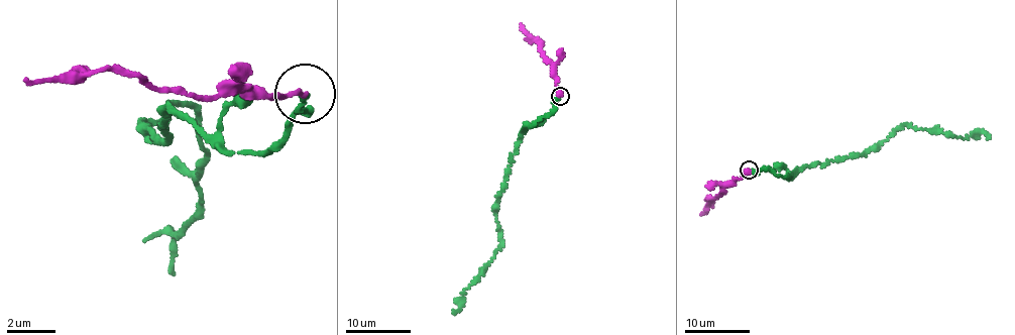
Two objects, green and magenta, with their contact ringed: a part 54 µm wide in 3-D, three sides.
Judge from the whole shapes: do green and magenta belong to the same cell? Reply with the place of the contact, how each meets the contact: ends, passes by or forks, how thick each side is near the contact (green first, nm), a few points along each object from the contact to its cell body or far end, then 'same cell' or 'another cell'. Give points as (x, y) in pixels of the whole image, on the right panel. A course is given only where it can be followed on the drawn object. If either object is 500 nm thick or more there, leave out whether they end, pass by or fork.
(749, 170) | green ends | magenta ends | 170/190 nm | green via (750, 171), (765, 168), (792, 178), (809, 165), (859, 155), (910, 124), (965, 137), (982, 131), (991, 139) | magenta via (748, 171), (724, 184), (723, 191), (711, 198), (701, 213) | same cell

